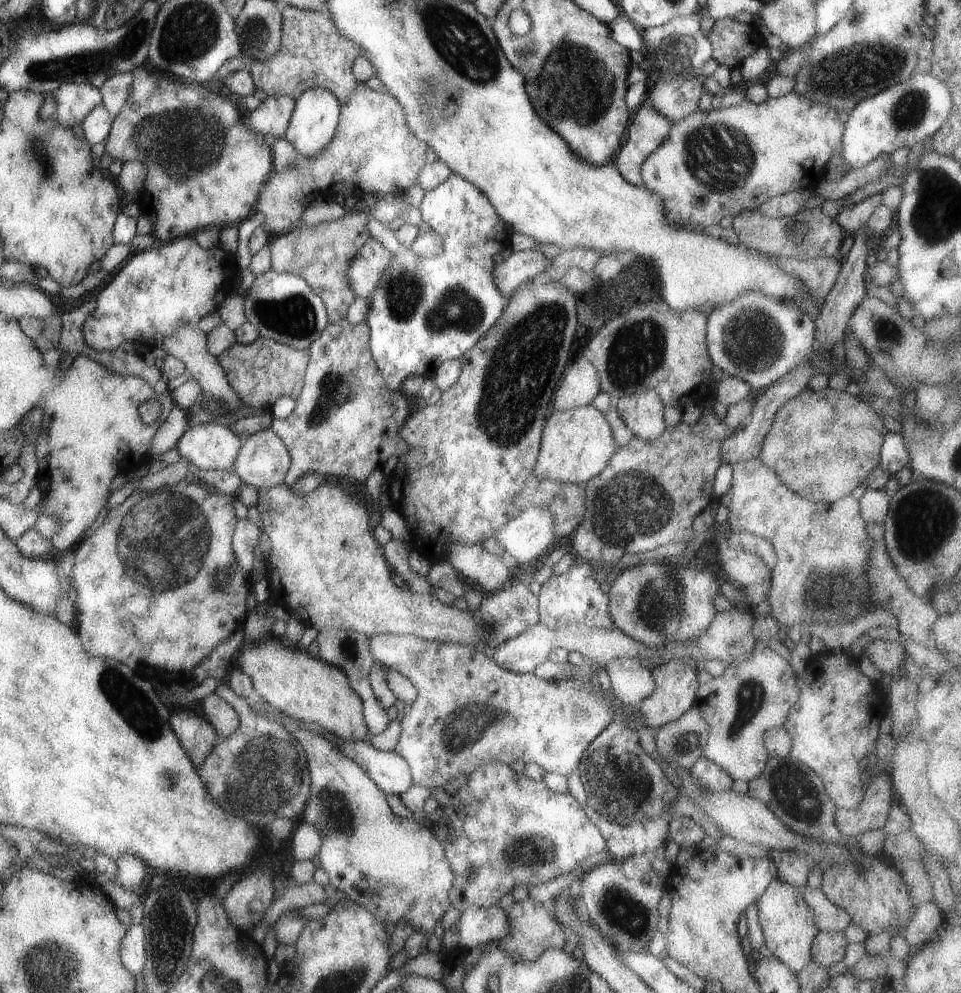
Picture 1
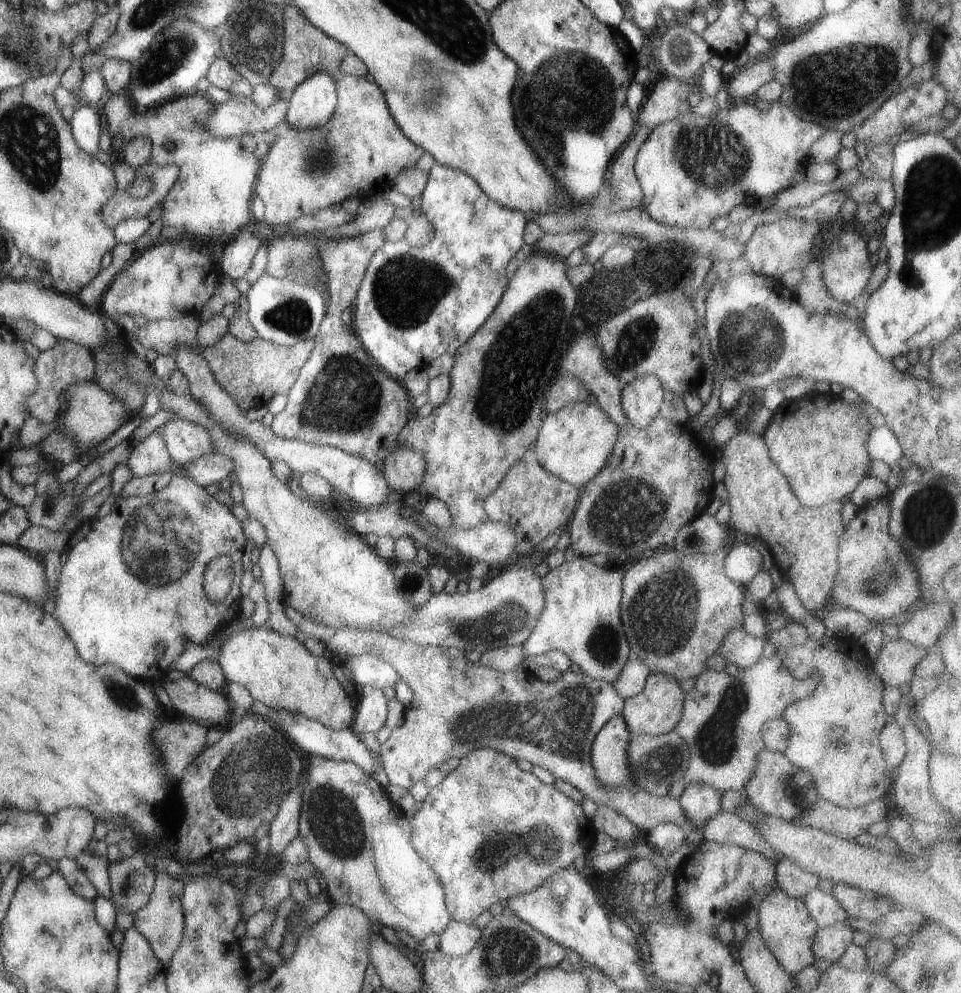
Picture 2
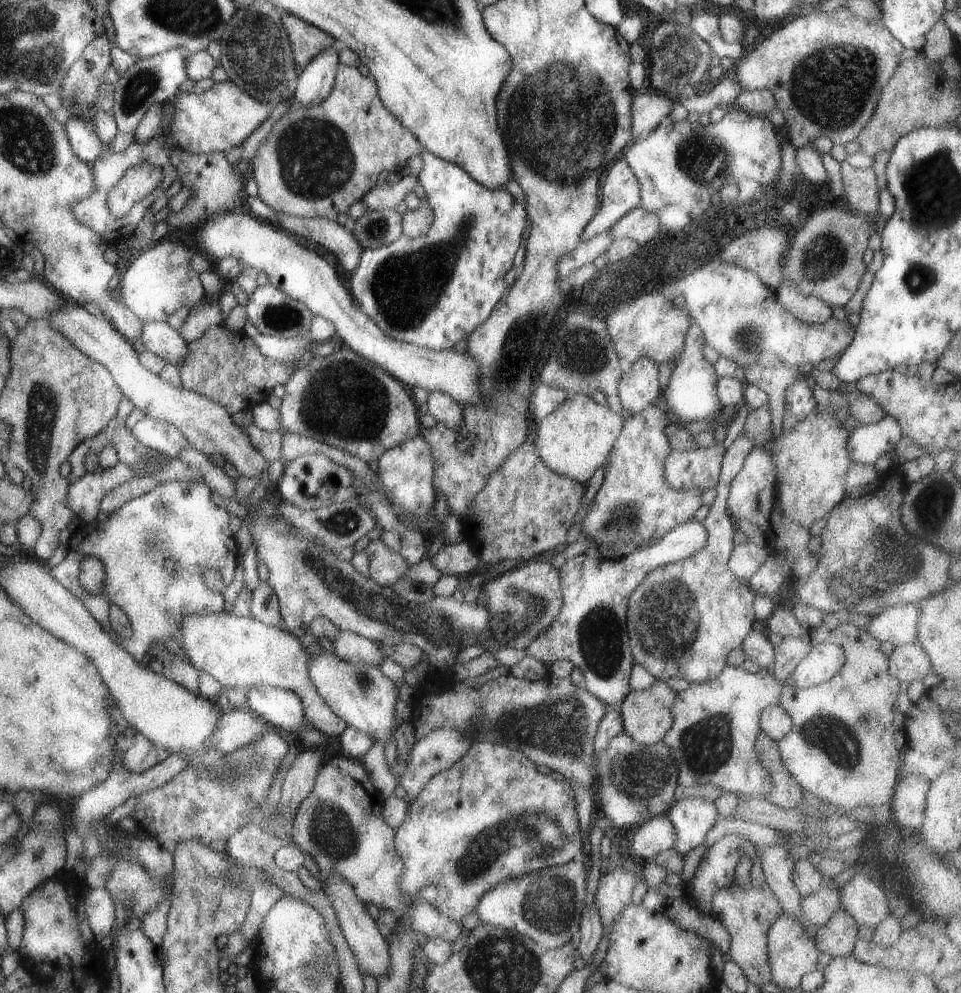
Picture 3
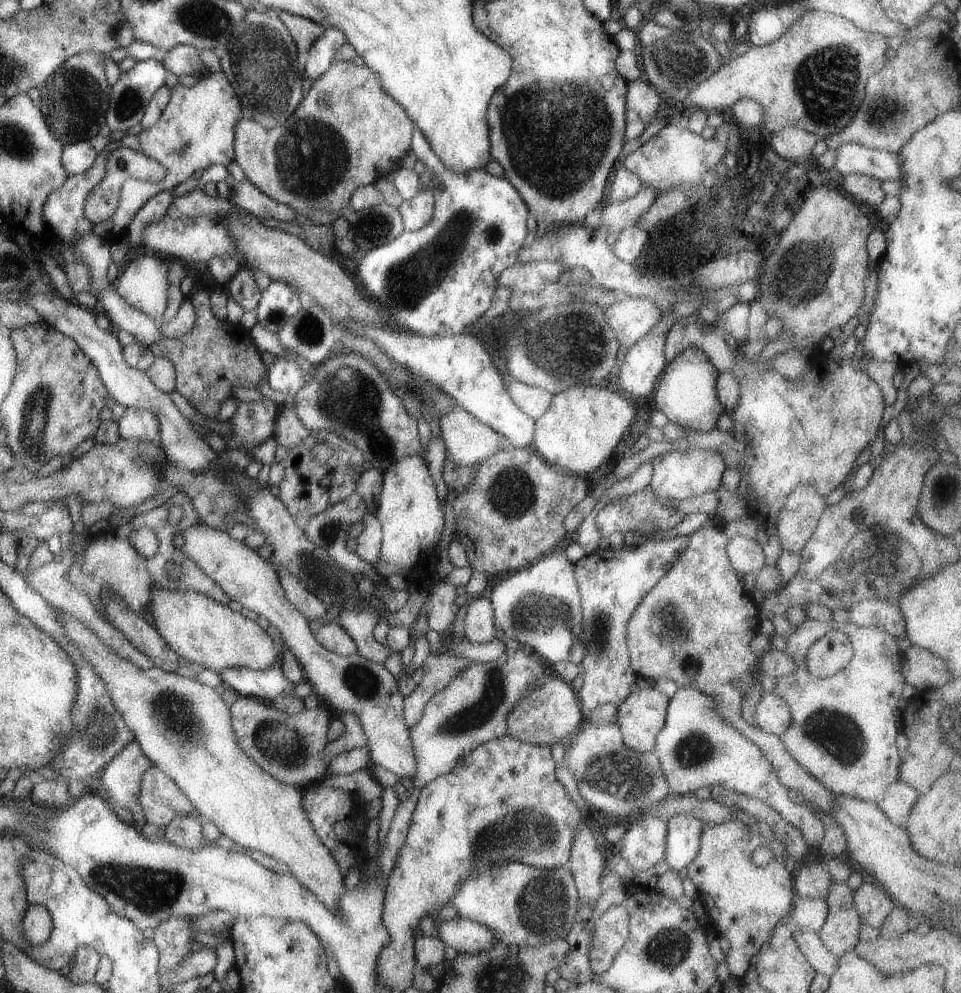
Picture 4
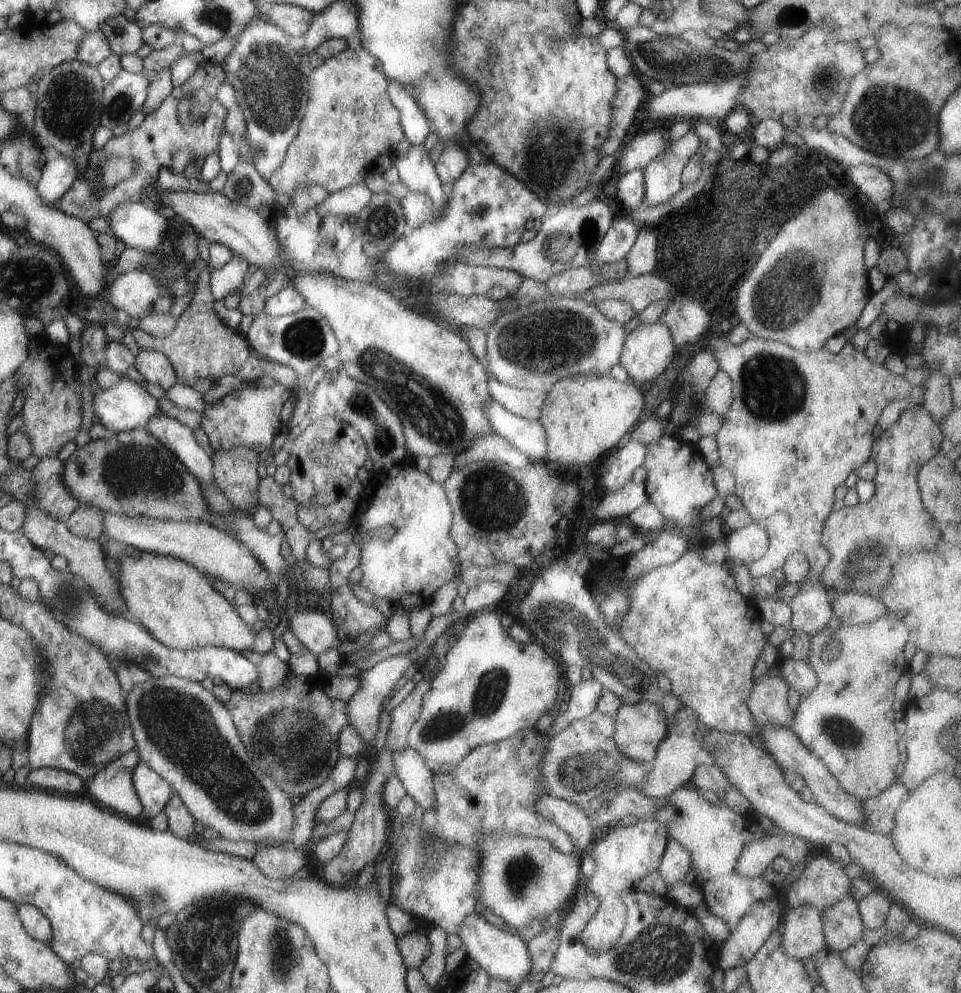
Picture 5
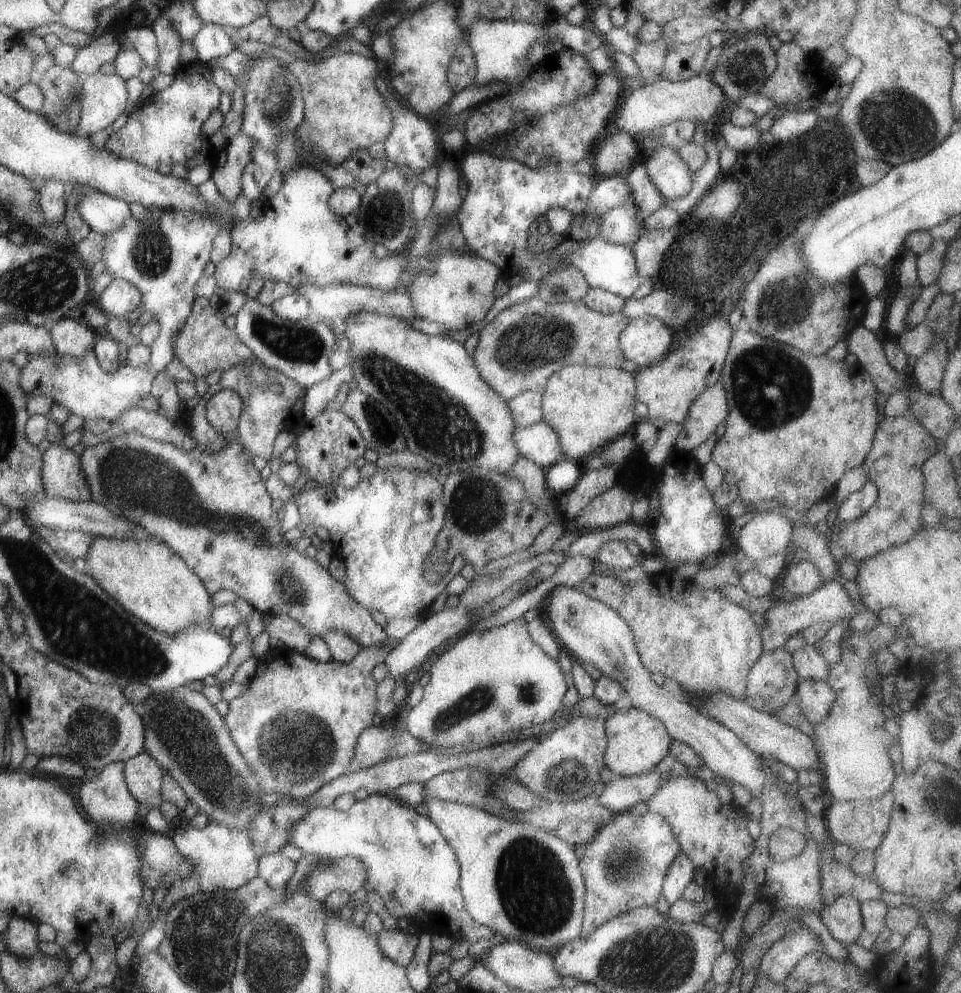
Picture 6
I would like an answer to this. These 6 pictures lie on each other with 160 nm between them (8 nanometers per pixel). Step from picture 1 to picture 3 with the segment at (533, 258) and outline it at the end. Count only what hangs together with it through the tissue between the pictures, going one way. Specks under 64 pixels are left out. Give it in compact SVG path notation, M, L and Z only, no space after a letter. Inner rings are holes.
M619 158L604 176L601 182L601 198L595 214L587 222L580 240L593 238L595 234L603 232L615 222L619 221L629 210L634 210L639 205L639 184L635 174L631 173L629 166L623 158Z

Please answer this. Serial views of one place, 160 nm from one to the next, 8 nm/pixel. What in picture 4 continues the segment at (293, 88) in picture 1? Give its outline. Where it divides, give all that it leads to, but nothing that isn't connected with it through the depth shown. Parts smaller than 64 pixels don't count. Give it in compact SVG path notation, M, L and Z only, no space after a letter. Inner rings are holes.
M276 11L277 18L287 28L288 34L294 41L296 51L304 53L323 32L323 26L307 18L296 16L284 11Z

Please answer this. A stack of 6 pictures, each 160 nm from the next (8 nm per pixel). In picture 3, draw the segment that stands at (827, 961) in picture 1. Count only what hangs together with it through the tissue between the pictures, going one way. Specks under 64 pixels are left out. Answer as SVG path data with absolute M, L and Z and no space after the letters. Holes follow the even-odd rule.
M841 906L824 924L814 928L812 939L818 952L828 957L847 957L857 940L857 926L851 915Z

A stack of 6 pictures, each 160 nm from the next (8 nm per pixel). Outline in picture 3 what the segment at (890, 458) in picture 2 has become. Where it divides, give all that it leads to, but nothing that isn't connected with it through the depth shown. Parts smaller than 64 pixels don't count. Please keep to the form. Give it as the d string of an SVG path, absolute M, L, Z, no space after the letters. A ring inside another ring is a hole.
M885 414L878 422L856 426L847 440L847 456L852 463L871 466L879 456L889 453L899 438L899 424Z

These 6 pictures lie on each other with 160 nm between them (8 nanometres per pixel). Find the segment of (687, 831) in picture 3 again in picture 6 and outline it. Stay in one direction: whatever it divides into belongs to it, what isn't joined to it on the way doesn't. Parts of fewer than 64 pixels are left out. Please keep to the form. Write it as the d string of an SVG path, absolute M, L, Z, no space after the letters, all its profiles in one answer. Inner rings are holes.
M679 852L679 856L673 858L671 866L662 881L660 897L672 904L678 900L687 884L692 882L694 867L685 854Z

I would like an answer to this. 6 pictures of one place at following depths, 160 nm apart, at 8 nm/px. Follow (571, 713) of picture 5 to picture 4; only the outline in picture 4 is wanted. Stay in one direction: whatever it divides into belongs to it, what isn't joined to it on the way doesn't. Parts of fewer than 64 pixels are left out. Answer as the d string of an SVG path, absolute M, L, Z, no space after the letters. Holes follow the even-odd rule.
M681 536L669 540L650 539L639 546L623 545L606 553L598 548L573 564L581 606L581 626L577 632L579 641L584 644L584 650L580 652L583 660L578 664L583 684L575 691L575 696L585 718L599 704L610 703L619 707L634 689L637 676L627 670L624 638L627 622L641 598L671 568L684 546Z

